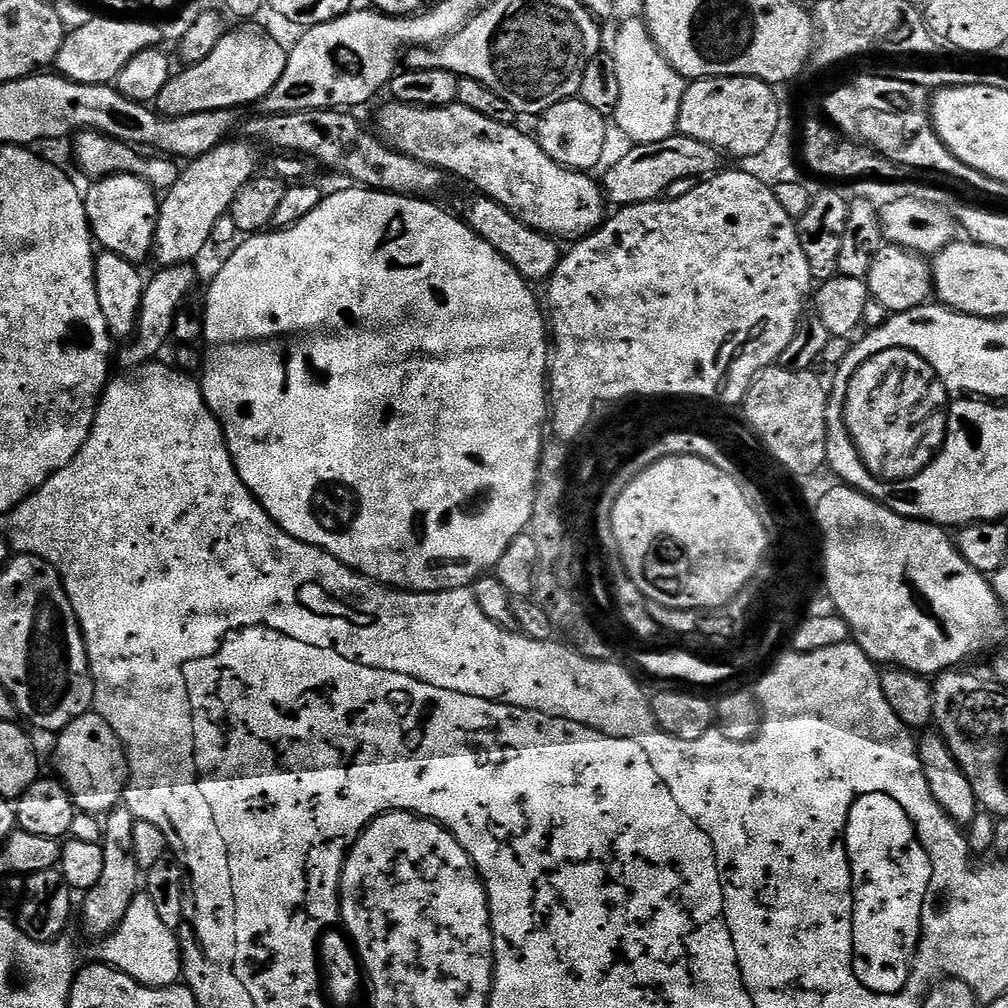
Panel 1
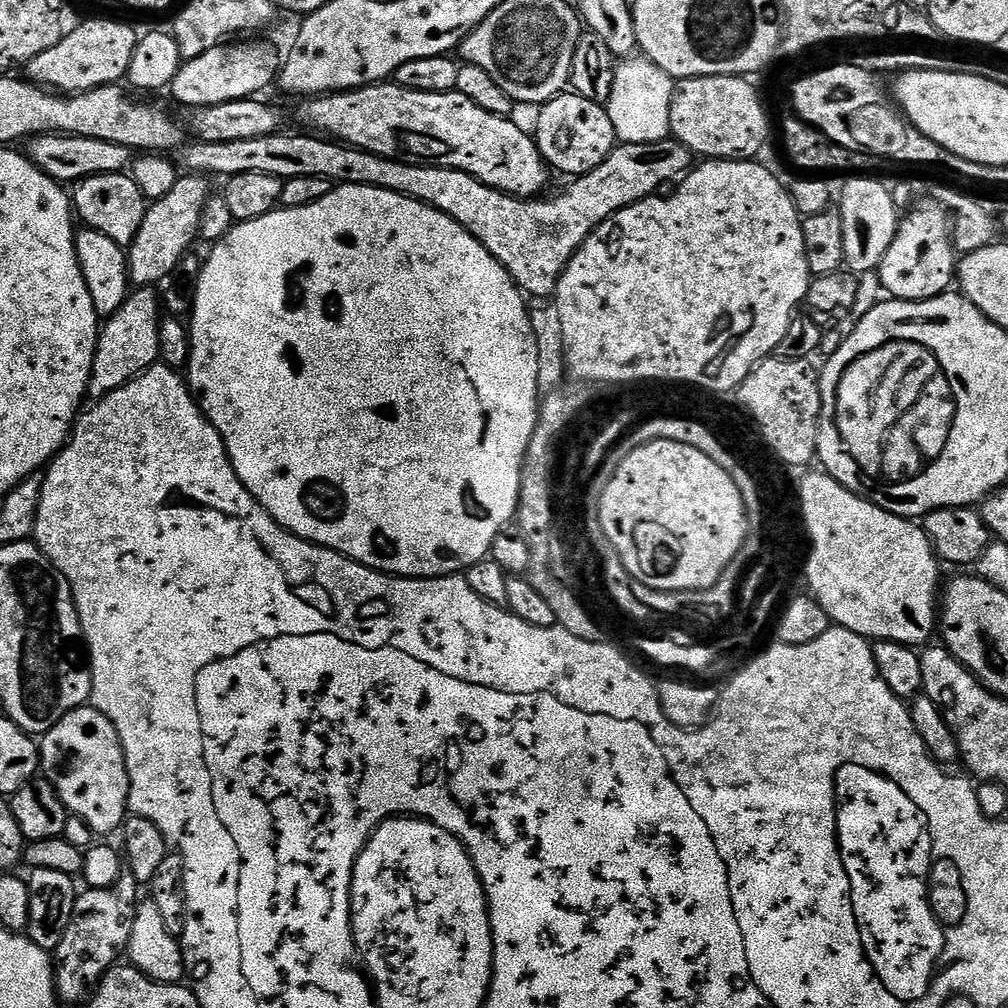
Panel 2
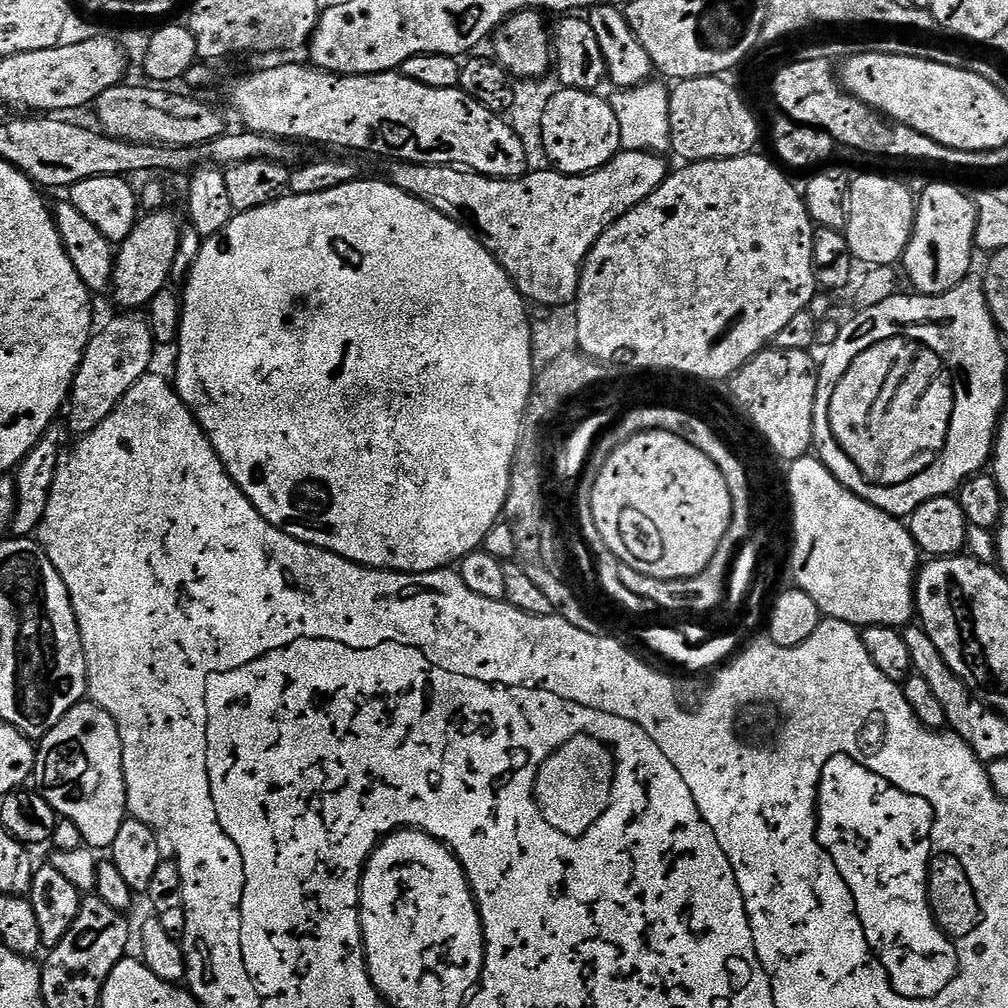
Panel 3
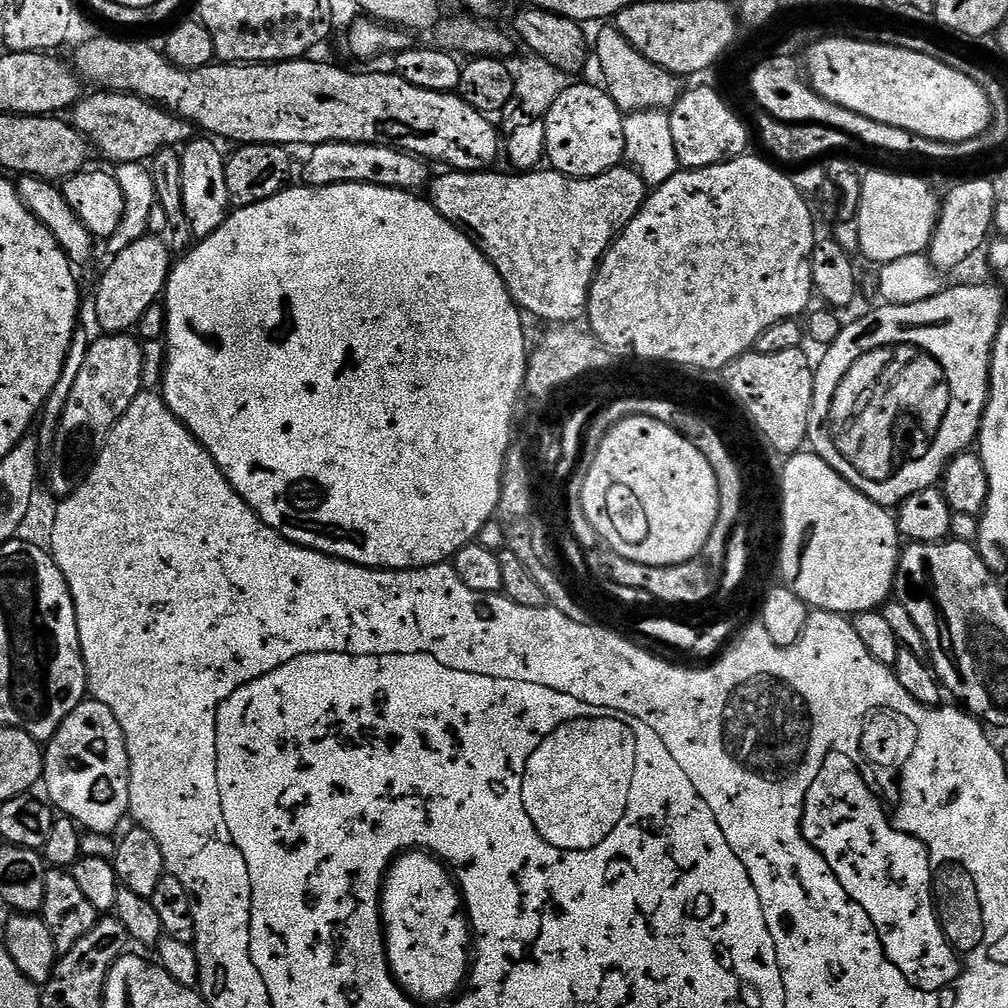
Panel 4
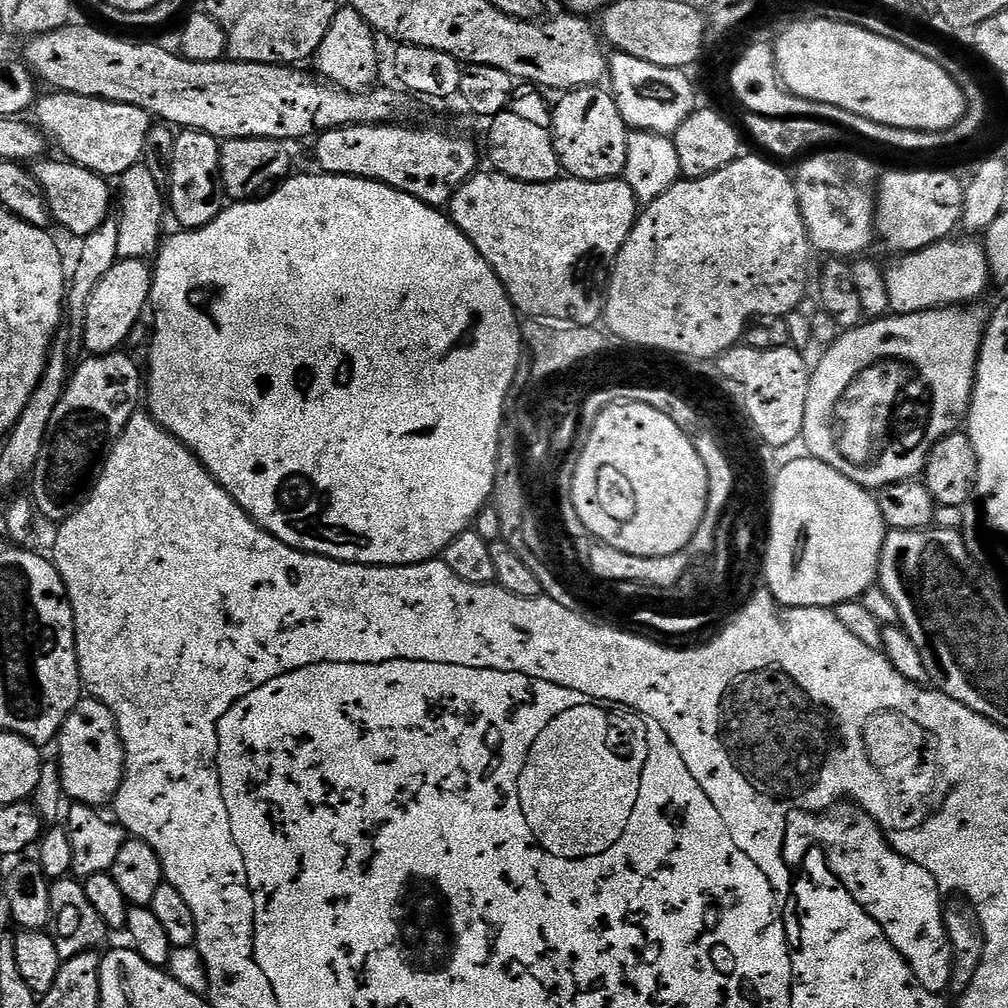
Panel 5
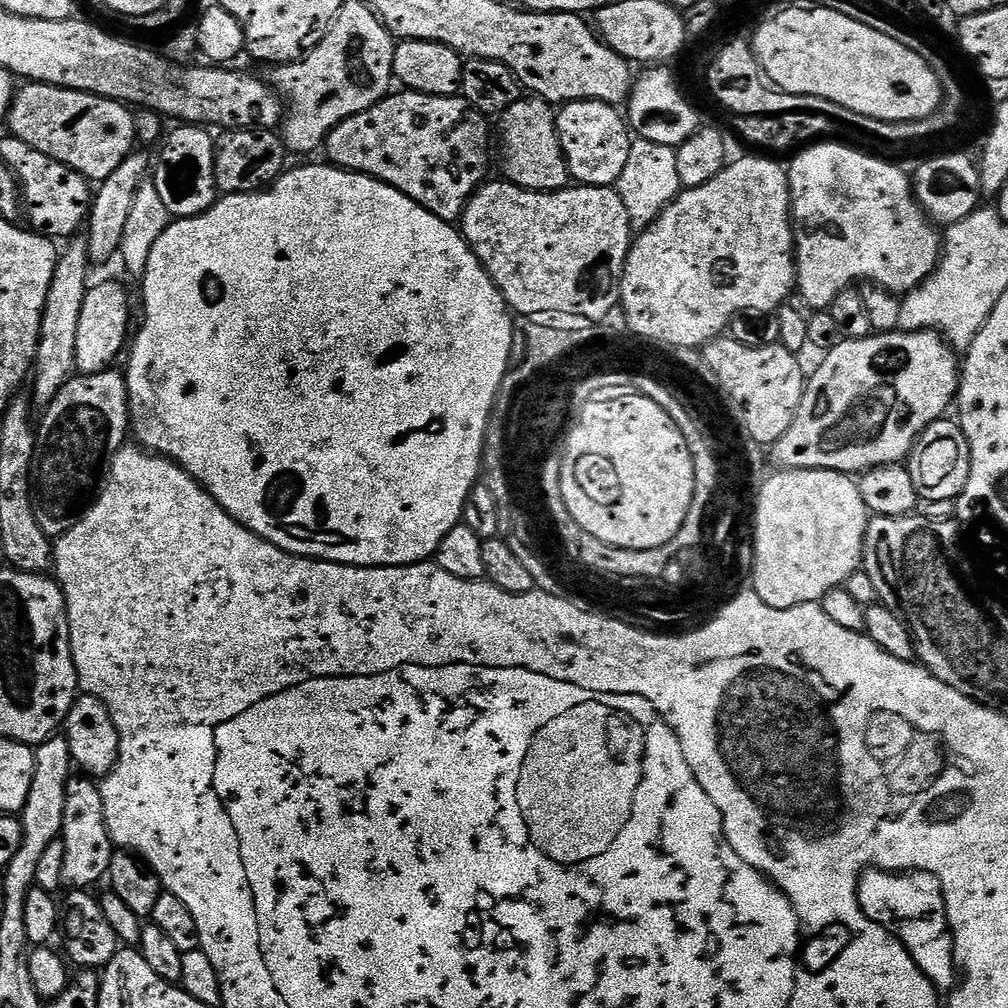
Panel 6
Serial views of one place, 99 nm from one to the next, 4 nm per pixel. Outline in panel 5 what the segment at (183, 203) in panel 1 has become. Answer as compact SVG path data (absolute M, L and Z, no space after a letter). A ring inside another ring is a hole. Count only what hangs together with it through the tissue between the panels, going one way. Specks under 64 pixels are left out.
M117 259L116 265L98 282L90 302L86 306L86 322L84 323L85 349L97 356L107 352L115 352L128 339L130 330L134 330L134 322L145 315L152 299L152 268L147 259Z

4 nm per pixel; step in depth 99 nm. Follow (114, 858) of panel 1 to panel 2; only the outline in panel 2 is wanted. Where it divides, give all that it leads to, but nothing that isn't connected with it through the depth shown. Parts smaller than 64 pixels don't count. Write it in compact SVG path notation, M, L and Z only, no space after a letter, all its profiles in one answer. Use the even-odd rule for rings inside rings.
M124 870L113 888L88 888L77 895L70 926L66 926L66 934L62 934L62 942L54 950L56 995L61 1005L83 1005L100 979L119 961L116 959L127 953L136 921L136 891L135 878Z

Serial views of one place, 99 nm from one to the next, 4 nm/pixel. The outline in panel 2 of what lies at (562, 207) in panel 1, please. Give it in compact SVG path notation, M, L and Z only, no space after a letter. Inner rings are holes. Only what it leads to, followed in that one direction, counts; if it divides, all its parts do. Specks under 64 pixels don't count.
M381 82L372 84L369 88L353 88L351 92L334 92L326 96L314 96L305 99L303 104L304 109L301 110L300 116L312 127L309 129L315 130L317 133L323 134L325 137L331 138L341 144L347 144L353 148L361 148L363 152L372 152L375 156L382 156L386 160L405 160L407 164L428 164L432 168L456 168L460 172L470 174L478 182L482 182L494 190L505 192L511 196L536 198L545 191L543 188L548 184L548 172L550 173L550 168L549 165L545 164L535 139L526 134L522 134L521 130L518 130L517 126L514 126L514 122L511 118L486 114L486 110L482 110L482 106L474 106L474 102L470 102L470 98L466 98L458 91L419 92L418 90L404 88L401 84L395 82Z

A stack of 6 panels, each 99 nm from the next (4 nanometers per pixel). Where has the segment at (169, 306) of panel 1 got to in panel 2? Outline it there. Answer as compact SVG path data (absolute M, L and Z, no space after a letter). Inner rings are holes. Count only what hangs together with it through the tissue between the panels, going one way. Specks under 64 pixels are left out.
M140 286L129 291L123 306L103 321L88 383L88 396L93 401L126 386L135 376L147 372L160 360L162 300L158 292L156 296L156 291L152 286Z

